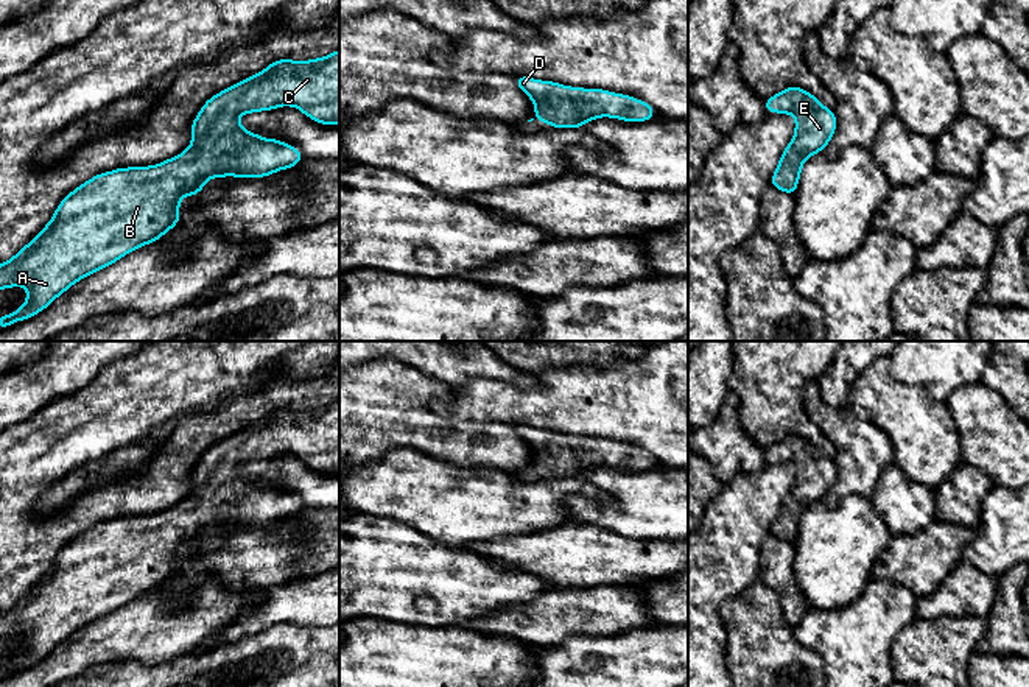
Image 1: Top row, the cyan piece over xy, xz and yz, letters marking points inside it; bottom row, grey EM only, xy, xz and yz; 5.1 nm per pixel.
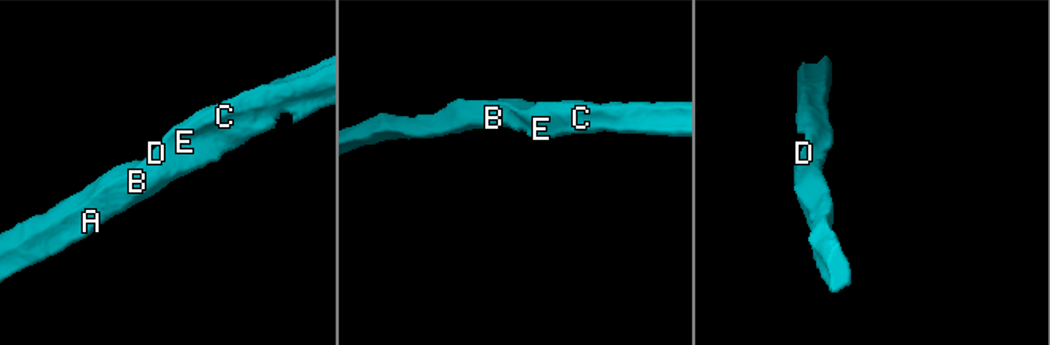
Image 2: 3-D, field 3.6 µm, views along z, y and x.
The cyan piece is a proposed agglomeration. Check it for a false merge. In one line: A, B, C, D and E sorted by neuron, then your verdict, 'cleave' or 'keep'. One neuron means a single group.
A B C D E; keep

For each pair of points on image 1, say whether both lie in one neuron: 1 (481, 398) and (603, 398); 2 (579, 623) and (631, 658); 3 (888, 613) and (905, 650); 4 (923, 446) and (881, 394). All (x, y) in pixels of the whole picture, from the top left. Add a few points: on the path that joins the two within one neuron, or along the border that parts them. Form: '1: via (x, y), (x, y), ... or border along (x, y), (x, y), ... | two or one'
1: via (511, 405), (573, 405) | one
2: border along (634, 628), (611, 636), (572, 636), (562, 642) | two
3: border along (916, 616), (894, 641), (891, 648), (892, 670) | two
4: via (920, 433), (894, 407) | one

